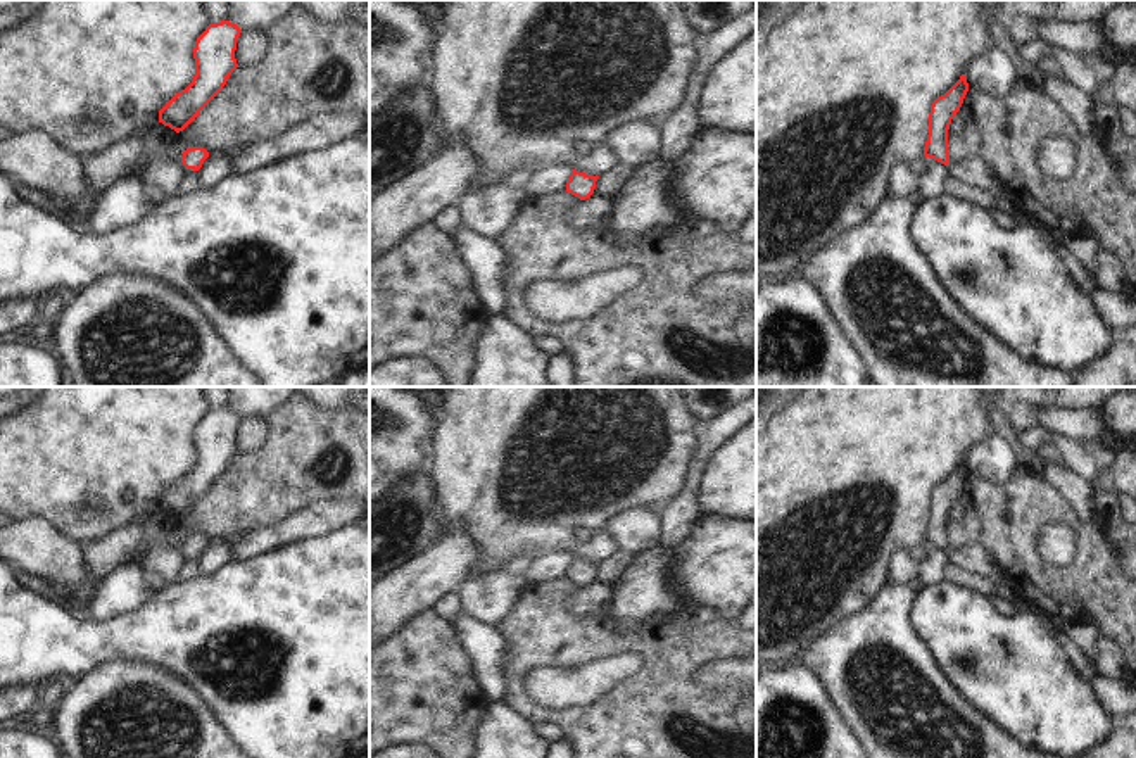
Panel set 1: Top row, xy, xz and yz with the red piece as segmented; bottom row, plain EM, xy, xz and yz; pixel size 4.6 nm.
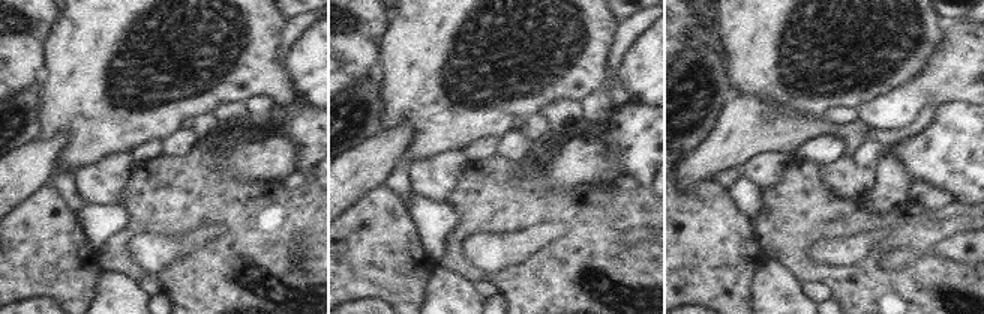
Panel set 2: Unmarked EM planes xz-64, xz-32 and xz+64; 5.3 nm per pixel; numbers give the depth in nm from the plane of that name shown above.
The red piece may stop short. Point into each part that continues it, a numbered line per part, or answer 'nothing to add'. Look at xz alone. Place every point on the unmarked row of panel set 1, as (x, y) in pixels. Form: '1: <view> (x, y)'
1: xz (586, 600)

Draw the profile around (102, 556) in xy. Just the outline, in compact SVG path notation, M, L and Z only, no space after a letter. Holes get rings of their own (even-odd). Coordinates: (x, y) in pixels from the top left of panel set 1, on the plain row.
M147 520L117 528L104 539L79 542L86 568L95 582L133 559L145 523Z

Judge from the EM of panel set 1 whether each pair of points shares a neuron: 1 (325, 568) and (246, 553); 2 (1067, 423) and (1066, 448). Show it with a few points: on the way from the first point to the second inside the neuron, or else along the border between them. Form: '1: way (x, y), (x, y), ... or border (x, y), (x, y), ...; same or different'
1: border (297, 541), (242, 562), (233, 562); different
2: border (1038, 425), (1083, 442); different

